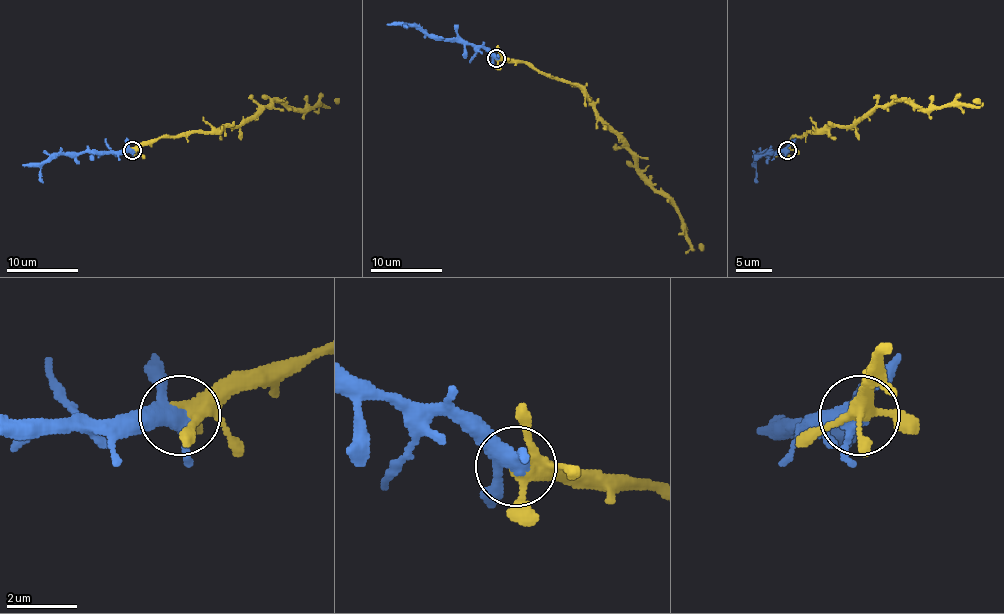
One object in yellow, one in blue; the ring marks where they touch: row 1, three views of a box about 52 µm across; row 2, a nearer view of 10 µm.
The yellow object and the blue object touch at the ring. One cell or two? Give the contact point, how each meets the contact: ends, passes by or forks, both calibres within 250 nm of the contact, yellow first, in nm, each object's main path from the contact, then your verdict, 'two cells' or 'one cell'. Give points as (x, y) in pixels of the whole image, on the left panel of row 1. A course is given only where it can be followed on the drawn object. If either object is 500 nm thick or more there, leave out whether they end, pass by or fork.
(132, 150) | yellow forks | blue forks | 280/340 nm | yellow via (131, 150), (190, 132), (241, 126), (271, 101), (310, 108), (330, 107), (334, 99) | blue via (131, 150), (58, 153), (45, 160), (22, 166) | one cell

